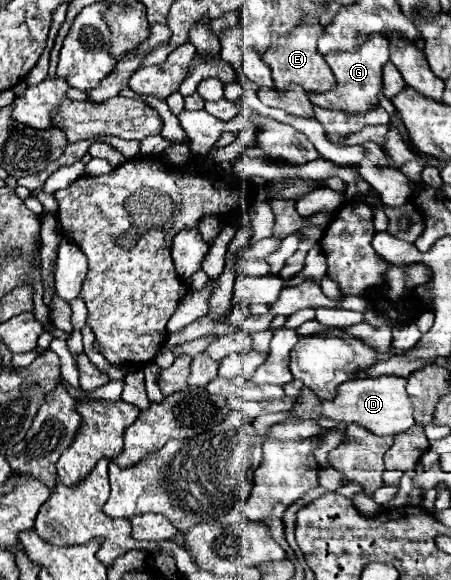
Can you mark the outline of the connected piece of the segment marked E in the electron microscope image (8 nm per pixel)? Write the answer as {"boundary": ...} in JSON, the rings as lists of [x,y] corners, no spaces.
{"boundary":[[[304,18],[304,22],[296,28],[296,32],[292,32],[292,36],[272,40],[272,46],[262,56],[262,60],[272,70],[276,90],[286,90],[292,84],[302,86],[306,92],[328,92],[328,90],[336,88],[338,82],[334,80],[334,74],[328,68],[324,56],[320,56],[320,52],[316,48],[322,34],[324,34],[324,28],[318,24],[316,18]]]}

